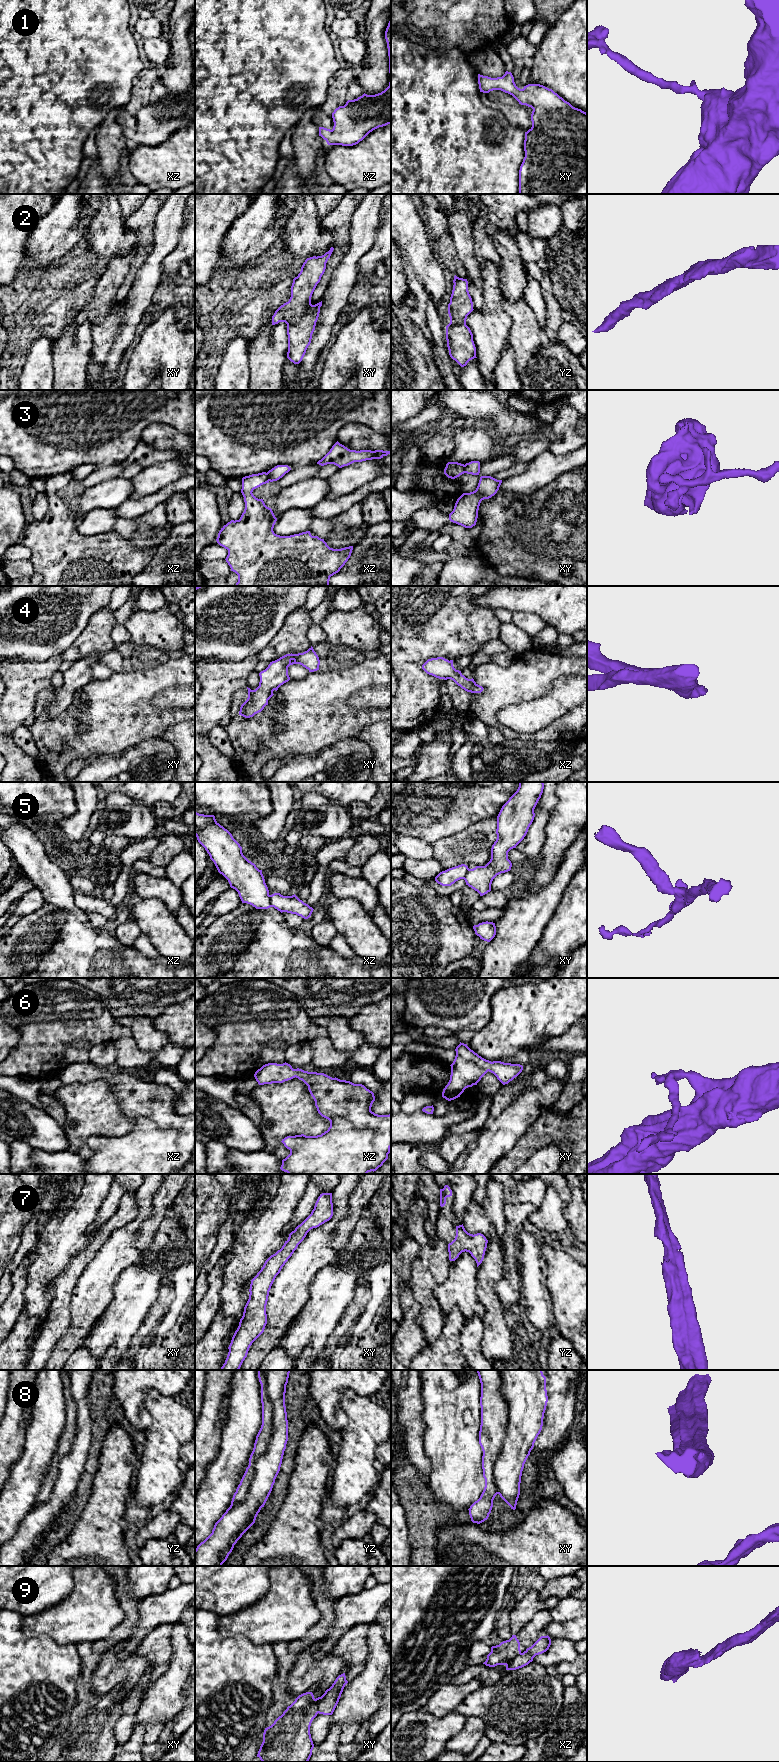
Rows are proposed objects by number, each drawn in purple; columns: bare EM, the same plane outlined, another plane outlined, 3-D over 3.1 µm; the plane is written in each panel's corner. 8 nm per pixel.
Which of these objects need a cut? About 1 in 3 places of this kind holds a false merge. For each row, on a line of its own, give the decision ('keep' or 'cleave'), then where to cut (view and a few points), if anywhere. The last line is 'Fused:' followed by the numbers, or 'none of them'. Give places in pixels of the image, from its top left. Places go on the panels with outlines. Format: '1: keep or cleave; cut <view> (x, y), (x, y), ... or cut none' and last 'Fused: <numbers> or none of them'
1: keep; cut none
2: keep; cut none
3: cleave; cut xz (266, 473), (269, 480)
4: keep; cut none
5: cleave; cut xz (269, 895), (271, 906)
6: keep; cut none
7: keep; cut none
8: cleave; cut yz (265, 1370), (272, 1435), (254, 1463), (246, 1497), (231, 1505)
9: cleave; cut xy (321, 1697), (318, 1702), (317, 1712)
Fused: 3, 5, 8, 9

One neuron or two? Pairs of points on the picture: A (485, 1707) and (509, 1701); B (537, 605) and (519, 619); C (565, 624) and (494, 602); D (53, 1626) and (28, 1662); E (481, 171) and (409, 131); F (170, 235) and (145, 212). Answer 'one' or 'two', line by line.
A: one
B: two
C: one
D: two
E: one
F: two

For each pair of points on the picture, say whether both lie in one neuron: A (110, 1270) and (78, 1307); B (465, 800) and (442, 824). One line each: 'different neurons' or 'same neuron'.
A: same neuron
B: same neuron

